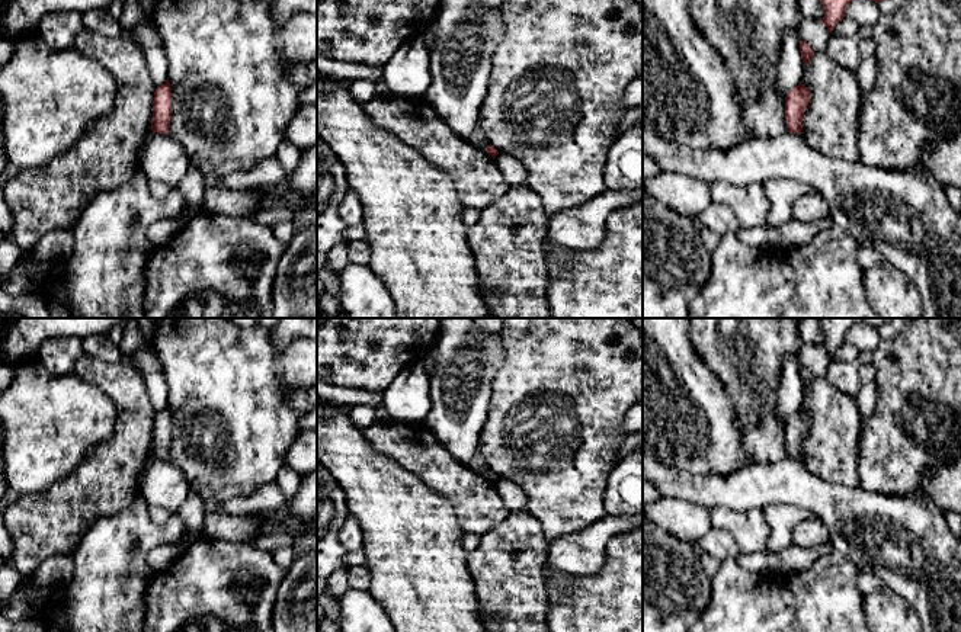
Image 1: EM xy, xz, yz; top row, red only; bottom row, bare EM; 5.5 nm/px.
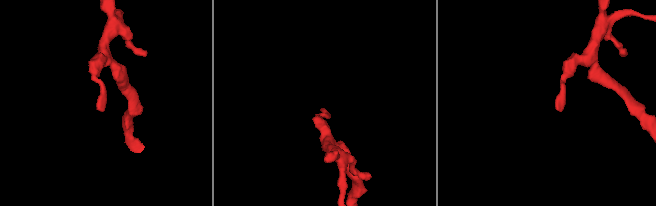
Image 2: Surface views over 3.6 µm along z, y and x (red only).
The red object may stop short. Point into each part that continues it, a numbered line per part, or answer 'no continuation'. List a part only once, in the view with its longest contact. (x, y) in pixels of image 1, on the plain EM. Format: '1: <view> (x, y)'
no continuation

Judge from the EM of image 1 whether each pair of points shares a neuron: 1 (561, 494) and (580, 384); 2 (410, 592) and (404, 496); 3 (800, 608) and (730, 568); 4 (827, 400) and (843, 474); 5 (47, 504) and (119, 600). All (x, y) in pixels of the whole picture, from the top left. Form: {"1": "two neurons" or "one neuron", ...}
{"1": "one neuron", "2": "one neuron", "3": "one neuron", "4": "one neuron", "5": "two neurons"}

